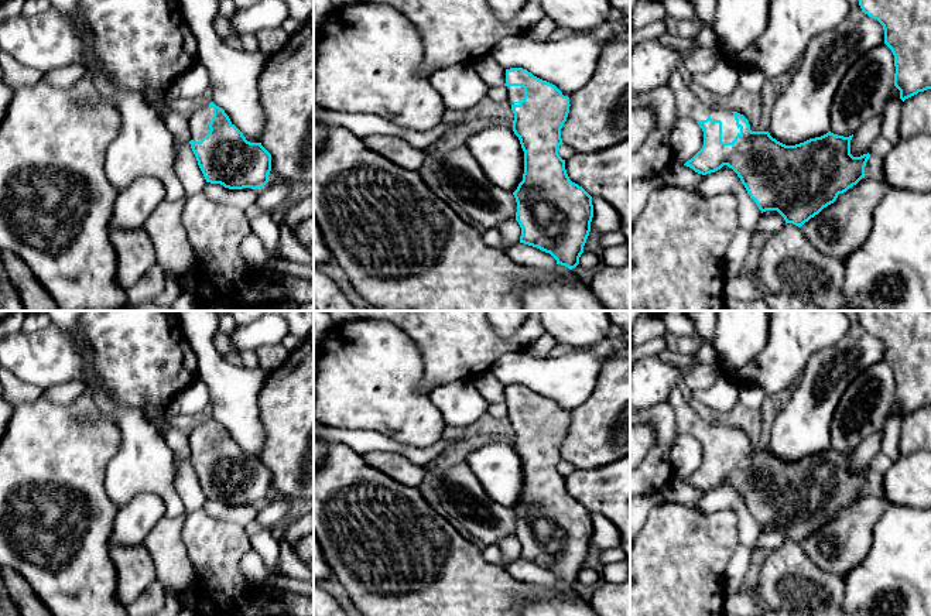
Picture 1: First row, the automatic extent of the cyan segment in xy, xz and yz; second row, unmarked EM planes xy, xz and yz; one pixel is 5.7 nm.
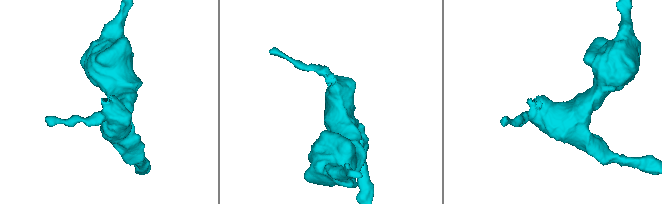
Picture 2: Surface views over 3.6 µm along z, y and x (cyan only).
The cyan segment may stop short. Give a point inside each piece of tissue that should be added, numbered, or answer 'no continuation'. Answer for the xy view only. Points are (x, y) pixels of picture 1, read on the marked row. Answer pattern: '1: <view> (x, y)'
1: xy (198, 123)

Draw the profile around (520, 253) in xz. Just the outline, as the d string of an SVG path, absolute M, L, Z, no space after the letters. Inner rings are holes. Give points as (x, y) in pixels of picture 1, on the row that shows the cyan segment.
M516 243L510 246L506 254L510 257L510 260L520 266L544 270L551 270L557 267L557 260L550 253L545 253L537 247L524 243Z

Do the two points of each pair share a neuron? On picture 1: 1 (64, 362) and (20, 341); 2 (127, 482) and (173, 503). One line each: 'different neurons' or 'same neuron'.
1: same neuron
2: same neuron

